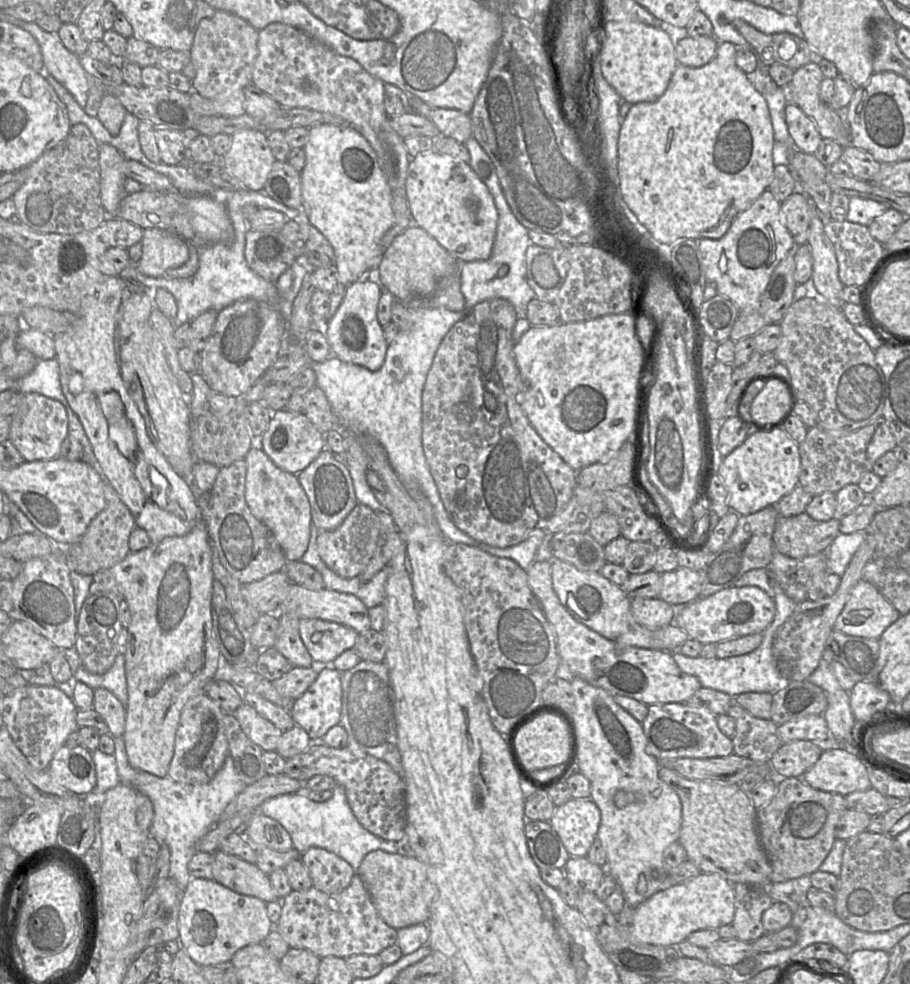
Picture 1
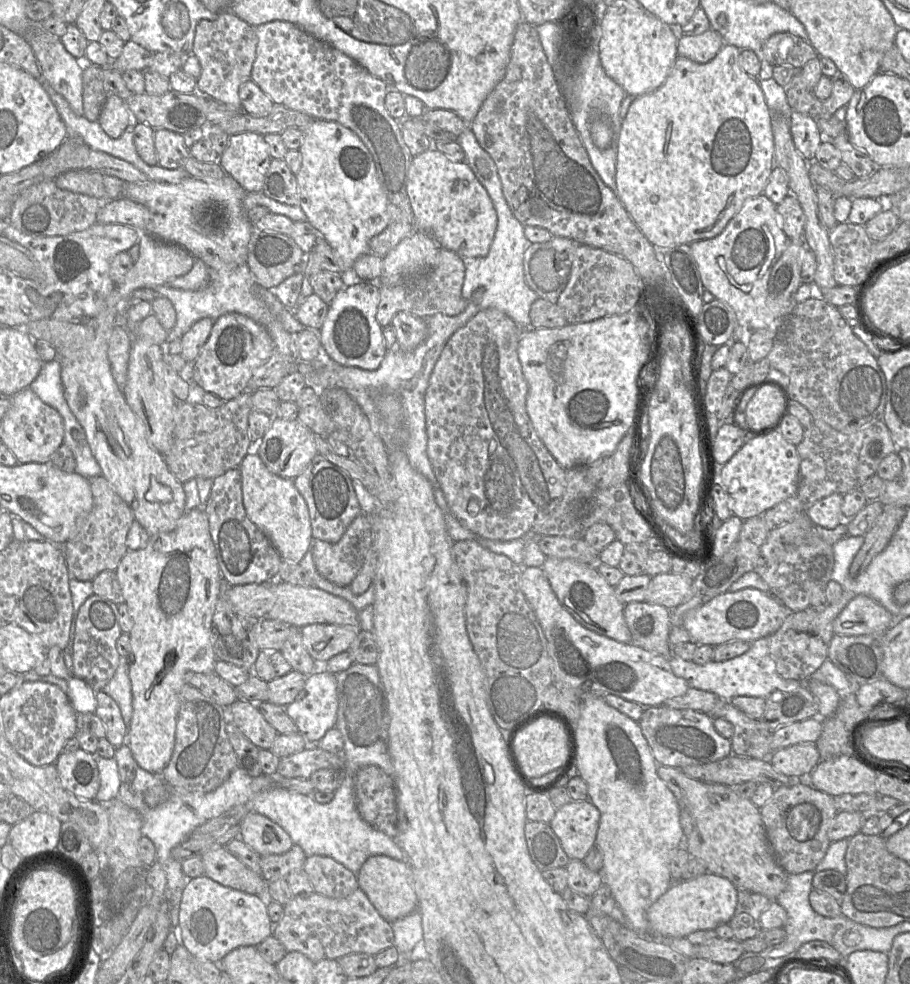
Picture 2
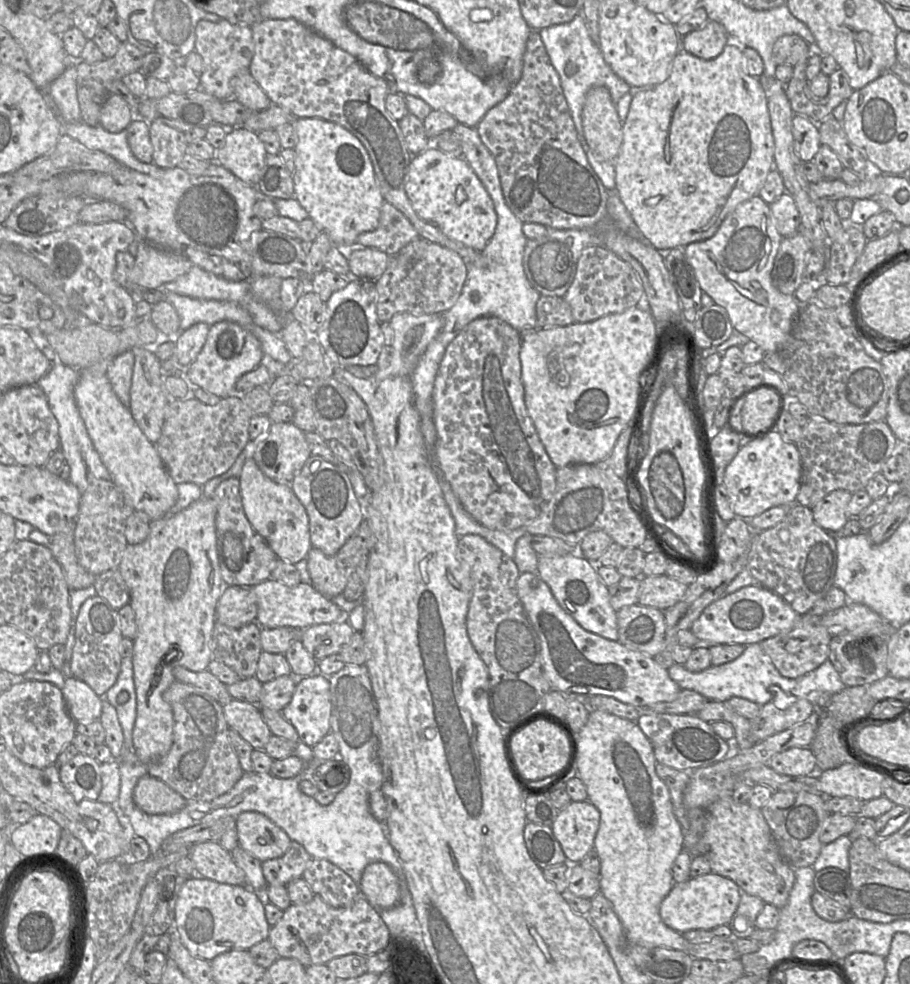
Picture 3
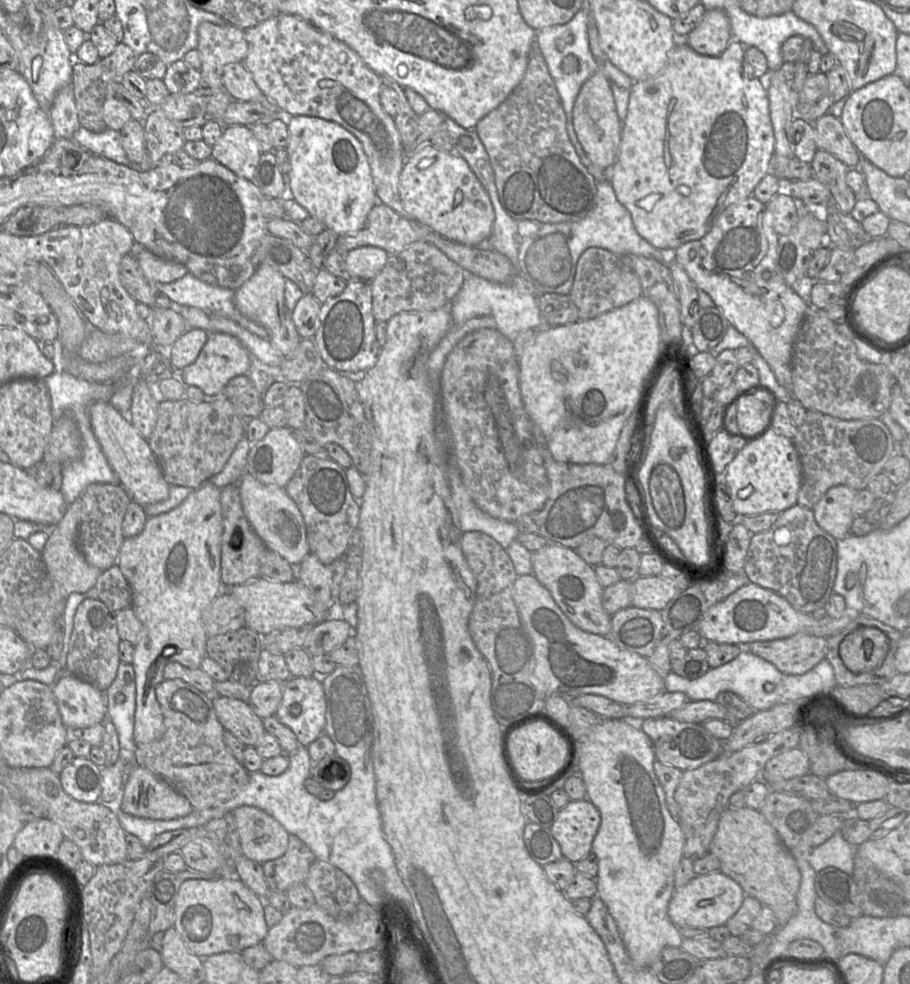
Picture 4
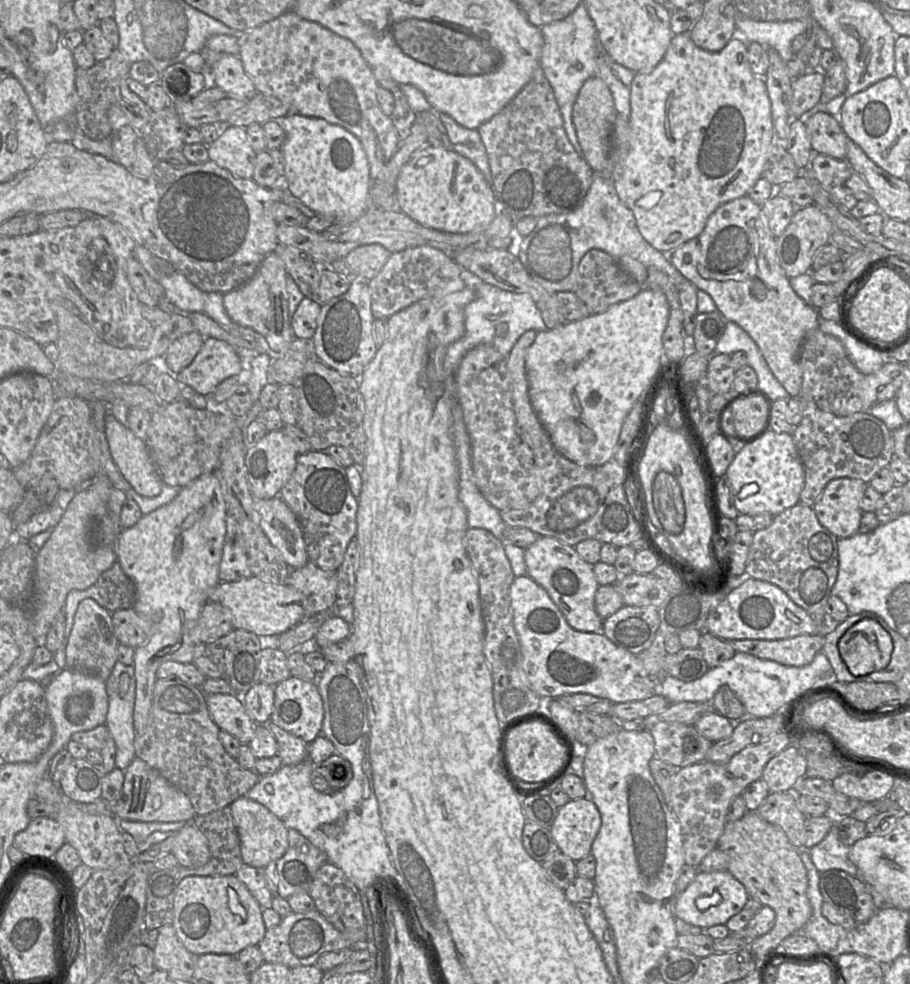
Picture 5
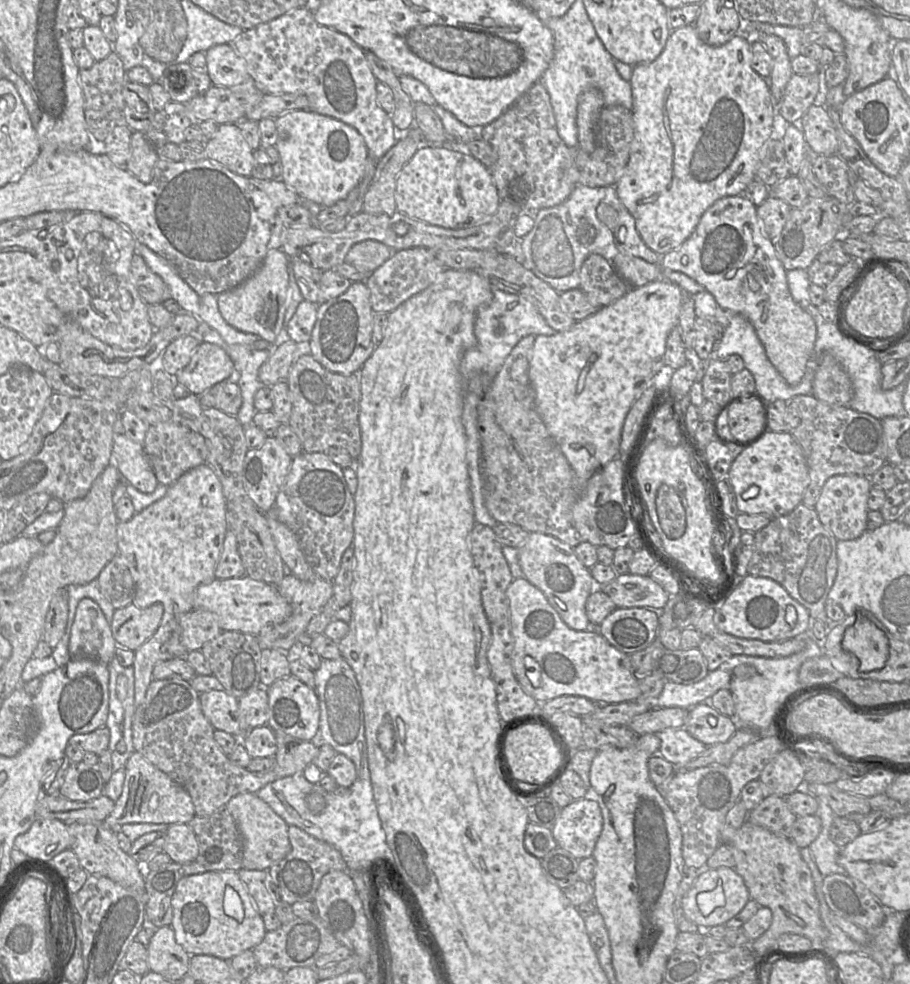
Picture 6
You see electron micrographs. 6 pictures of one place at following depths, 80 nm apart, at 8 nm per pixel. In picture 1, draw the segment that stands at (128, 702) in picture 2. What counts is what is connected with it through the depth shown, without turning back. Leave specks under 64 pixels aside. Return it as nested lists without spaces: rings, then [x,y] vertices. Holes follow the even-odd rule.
[[[119,653],[106,673],[93,674],[84,667],[80,667],[74,673],[72,682],[83,682],[92,689],[105,688],[111,691],[124,707],[128,704],[125,657]]]

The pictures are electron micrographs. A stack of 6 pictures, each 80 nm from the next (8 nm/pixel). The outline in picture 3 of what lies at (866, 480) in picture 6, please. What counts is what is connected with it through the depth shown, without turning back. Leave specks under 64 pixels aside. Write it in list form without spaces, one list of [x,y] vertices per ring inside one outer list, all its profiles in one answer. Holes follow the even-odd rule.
[[[835,490],[826,495],[811,509],[815,522],[829,533],[841,530],[849,519],[847,507],[852,494]]]

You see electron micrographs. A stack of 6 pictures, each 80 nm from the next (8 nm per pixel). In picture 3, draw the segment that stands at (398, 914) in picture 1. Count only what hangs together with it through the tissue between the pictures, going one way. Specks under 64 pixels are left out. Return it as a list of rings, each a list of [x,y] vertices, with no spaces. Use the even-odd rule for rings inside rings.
[[[373,862],[364,868],[359,890],[377,910],[390,909],[400,899],[399,878],[384,862]]]

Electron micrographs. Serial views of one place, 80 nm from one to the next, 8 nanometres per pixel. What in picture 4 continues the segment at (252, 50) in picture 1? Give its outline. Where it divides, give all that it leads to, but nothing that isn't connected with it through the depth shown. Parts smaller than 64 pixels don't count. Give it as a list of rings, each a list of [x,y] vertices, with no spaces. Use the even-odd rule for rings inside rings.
[[[204,21],[198,27],[198,46],[202,67],[200,69],[202,86],[212,89],[223,89],[222,75],[226,65],[242,62],[248,53],[248,43],[245,38],[245,30],[226,23],[216,25]]]

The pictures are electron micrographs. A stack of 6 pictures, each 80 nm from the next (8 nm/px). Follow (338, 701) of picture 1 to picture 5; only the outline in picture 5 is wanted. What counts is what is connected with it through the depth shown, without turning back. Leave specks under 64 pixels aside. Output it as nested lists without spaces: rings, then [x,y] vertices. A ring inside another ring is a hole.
[[[295,676],[274,686],[274,709],[270,722],[301,738],[307,744],[313,742],[321,734],[324,719],[324,707],[315,681],[306,681]]]

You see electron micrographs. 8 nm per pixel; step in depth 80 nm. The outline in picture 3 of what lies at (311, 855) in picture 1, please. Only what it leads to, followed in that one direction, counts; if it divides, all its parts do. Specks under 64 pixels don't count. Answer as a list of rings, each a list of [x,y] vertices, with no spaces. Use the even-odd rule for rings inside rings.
[[[311,859],[302,878],[316,896],[334,908],[348,907],[361,895],[359,885],[348,874],[324,859]]]

